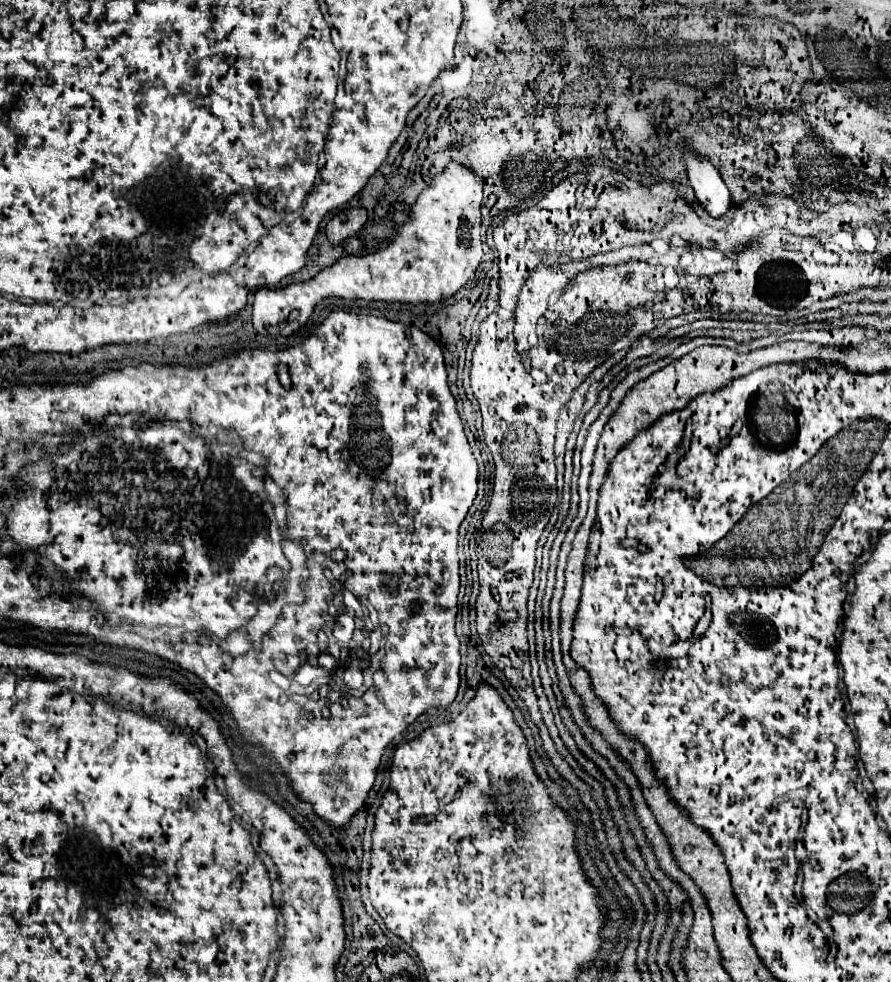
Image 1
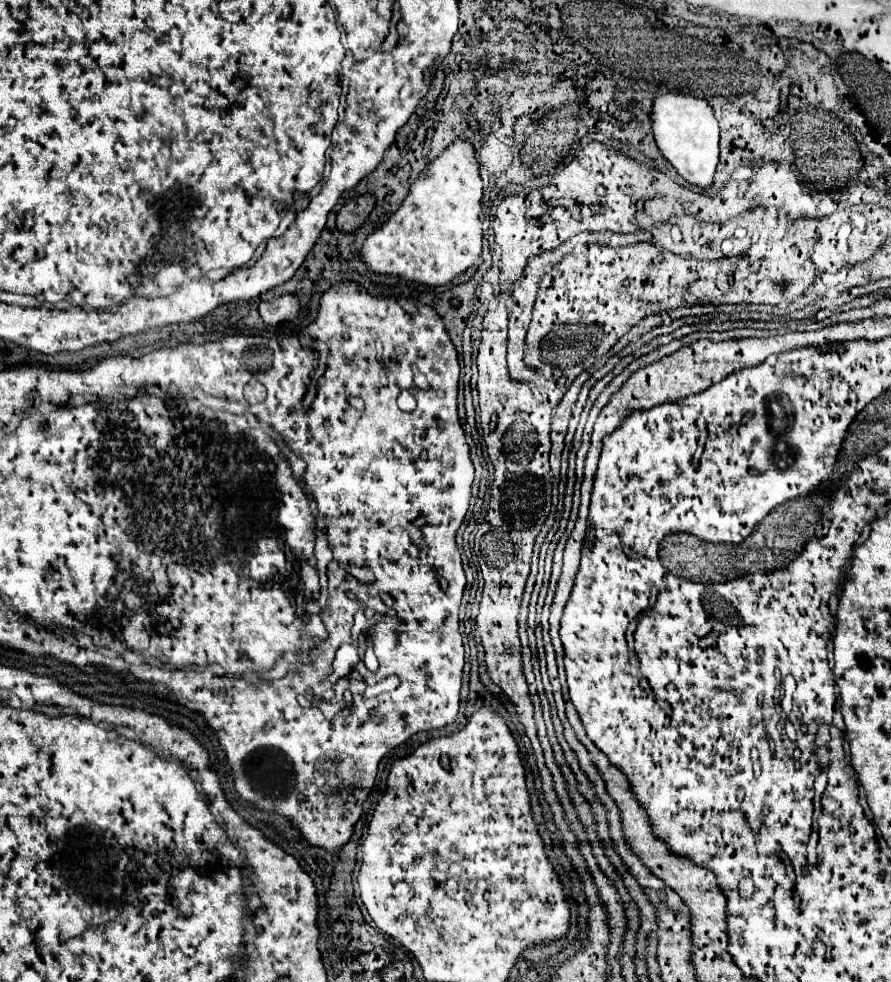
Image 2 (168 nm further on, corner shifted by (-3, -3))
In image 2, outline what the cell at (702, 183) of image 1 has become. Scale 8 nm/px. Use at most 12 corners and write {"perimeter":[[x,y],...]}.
{"perimeter":[[654,99],[654,139],[674,169],[712,187],[718,121],[704,99]]}

